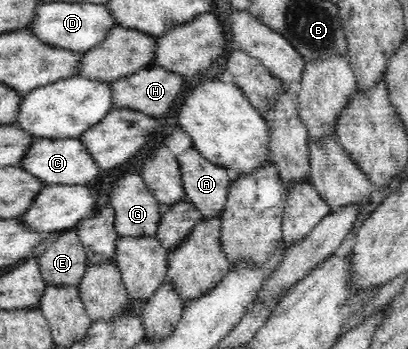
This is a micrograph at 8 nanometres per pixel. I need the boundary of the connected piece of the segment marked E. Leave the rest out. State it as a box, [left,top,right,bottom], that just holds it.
[37,228,90,289]

